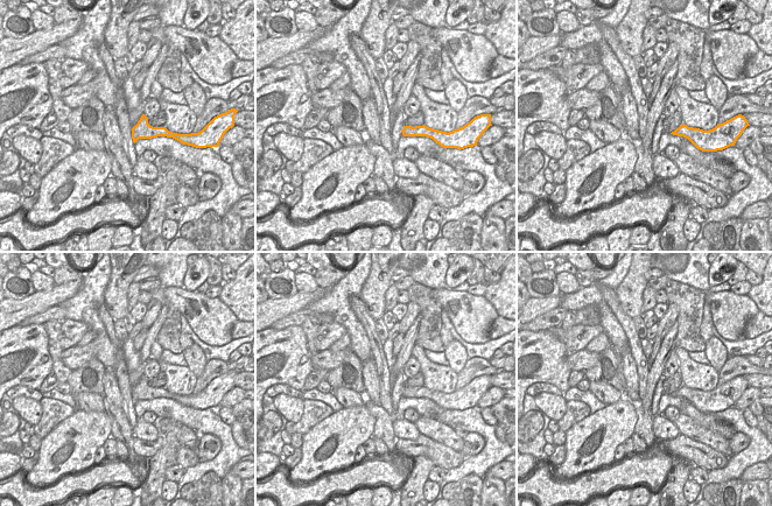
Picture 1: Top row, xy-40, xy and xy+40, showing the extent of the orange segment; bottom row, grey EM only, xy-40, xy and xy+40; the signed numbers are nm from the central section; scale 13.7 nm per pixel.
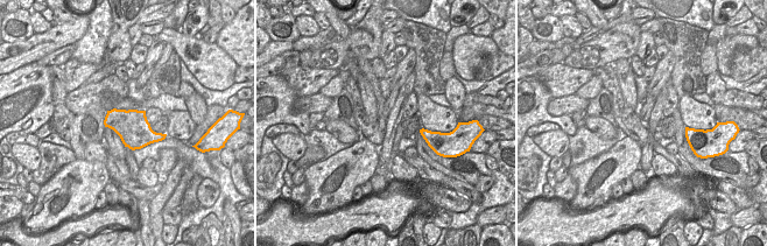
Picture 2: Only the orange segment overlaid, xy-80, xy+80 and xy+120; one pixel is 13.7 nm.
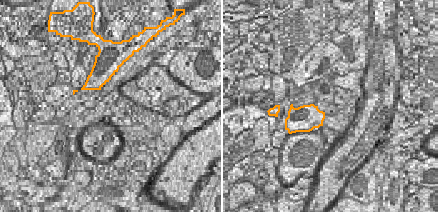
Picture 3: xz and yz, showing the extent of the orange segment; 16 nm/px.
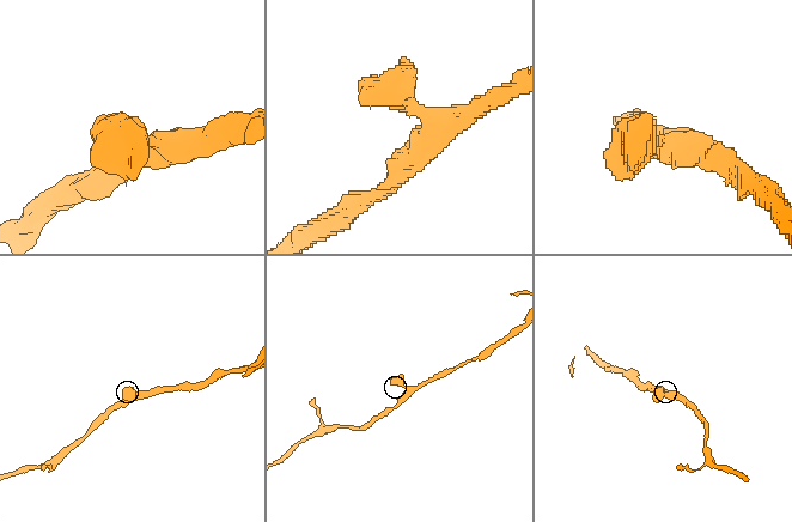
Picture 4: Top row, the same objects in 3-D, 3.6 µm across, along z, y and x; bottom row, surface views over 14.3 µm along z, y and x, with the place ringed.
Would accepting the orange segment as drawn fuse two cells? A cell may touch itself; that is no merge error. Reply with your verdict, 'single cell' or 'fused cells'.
single cell

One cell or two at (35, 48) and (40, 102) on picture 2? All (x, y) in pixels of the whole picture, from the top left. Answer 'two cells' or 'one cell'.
two cells

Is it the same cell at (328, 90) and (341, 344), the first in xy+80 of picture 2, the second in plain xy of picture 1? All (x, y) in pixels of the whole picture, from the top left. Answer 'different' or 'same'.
same

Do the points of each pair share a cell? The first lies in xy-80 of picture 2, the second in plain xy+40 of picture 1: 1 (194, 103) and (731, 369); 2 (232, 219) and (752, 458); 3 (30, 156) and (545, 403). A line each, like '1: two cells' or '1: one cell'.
1: two cells
2: two cells
3: one cell

